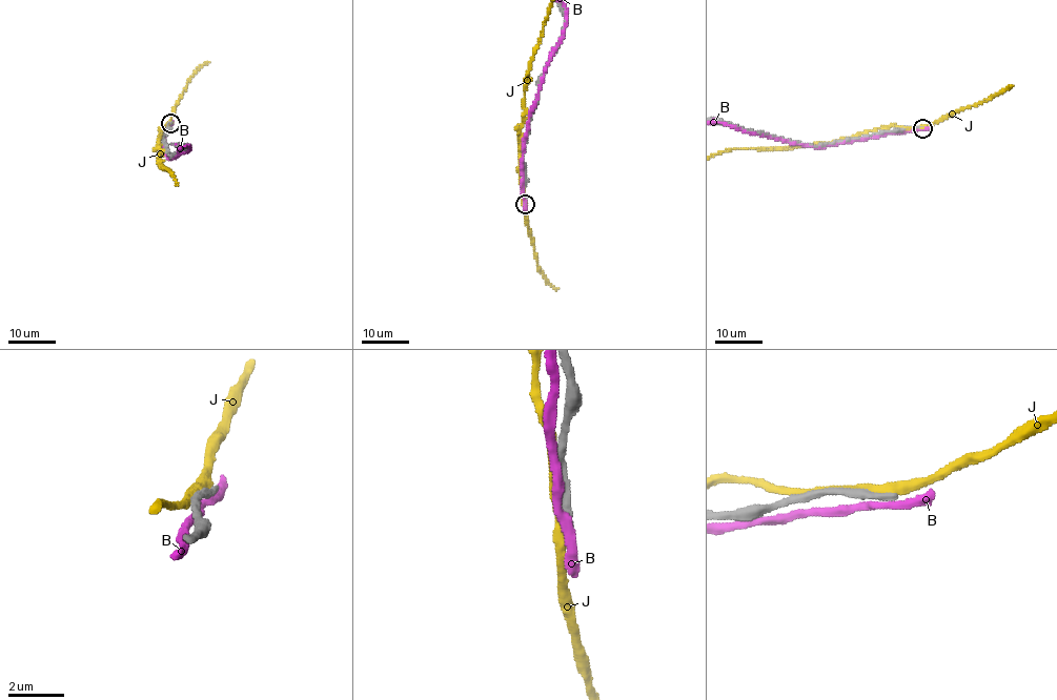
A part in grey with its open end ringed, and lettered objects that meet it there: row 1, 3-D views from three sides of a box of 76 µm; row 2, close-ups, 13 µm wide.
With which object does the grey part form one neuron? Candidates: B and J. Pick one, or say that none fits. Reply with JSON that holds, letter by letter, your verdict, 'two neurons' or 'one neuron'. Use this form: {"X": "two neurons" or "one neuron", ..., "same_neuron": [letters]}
{"B": "two neurons", "J": "two neurons", "same_neuron": []}

